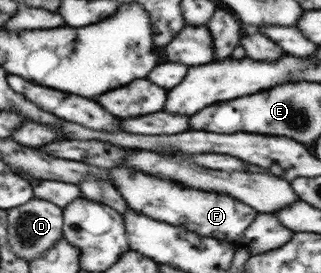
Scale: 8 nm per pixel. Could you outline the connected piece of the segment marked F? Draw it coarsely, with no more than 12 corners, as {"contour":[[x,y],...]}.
{"contour":[[114,167],[129,209],[240,246],[259,213],[231,195]]}

